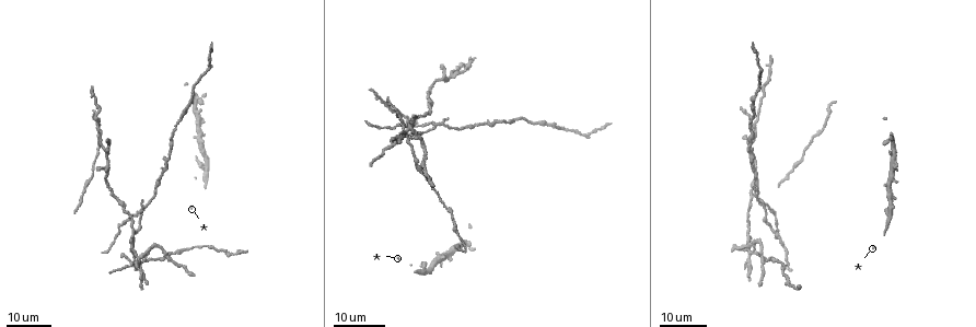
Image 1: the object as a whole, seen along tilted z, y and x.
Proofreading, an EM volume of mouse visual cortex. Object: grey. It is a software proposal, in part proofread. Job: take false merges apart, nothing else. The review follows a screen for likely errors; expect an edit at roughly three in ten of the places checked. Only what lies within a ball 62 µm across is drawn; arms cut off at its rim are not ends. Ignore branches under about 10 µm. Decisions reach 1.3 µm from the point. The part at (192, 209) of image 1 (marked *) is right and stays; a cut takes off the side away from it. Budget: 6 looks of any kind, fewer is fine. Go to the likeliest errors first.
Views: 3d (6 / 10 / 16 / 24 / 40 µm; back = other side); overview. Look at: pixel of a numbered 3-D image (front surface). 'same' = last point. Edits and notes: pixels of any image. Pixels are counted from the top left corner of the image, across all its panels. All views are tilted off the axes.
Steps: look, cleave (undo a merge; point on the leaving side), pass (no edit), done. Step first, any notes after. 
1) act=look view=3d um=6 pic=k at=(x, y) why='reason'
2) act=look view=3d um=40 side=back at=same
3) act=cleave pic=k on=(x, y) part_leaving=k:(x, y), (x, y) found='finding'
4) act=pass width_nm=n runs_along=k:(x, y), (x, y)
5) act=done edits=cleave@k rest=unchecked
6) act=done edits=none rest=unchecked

act=look view=3d um=16 pic=1 at=(407, 132) why='four-way junction'

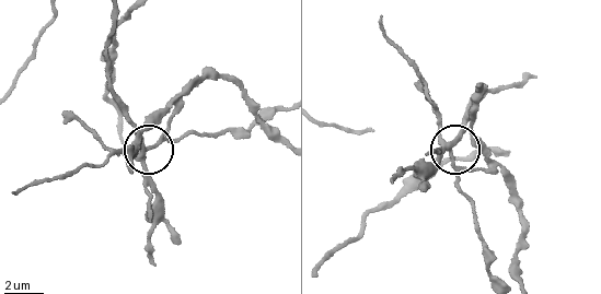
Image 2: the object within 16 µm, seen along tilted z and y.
act=look view=3d um=6 pic=2 at=(141, 151)

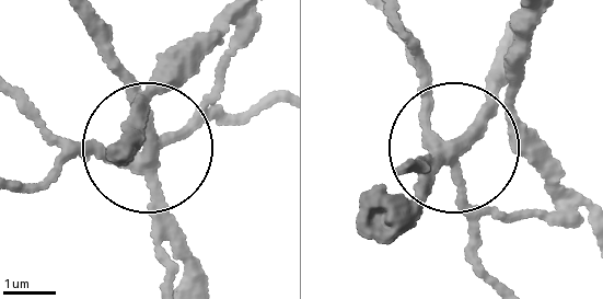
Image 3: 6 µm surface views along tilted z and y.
act=cleave pic=3 on=(89, 140) width_nm=250 found='two cells meet here'

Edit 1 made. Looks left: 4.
act=look view=3d um=16 pic=1 at=(436, 122) why='branch point'

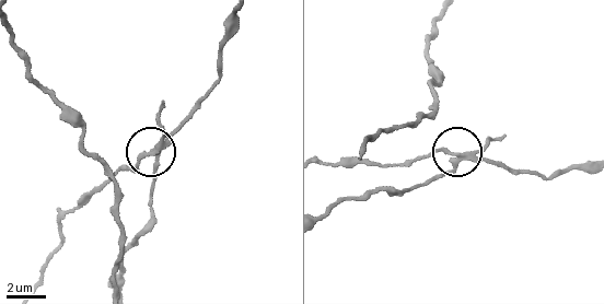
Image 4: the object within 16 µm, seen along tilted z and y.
act=look view=3d um=10 pic=4 at=(155, 148) why='zoom in'

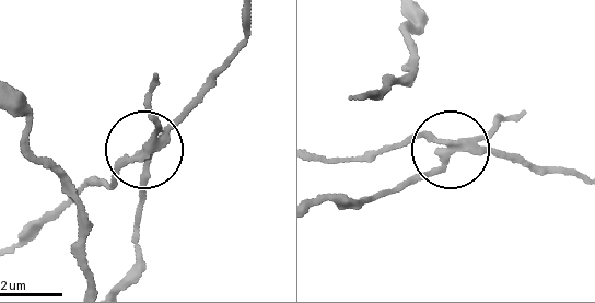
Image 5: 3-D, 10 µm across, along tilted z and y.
act=cleave pic=5 on=(154, 114) part_leaving=5:(457, 143), (413, 138), (349, 156), (318, 155) found='a second cell is stuck on'

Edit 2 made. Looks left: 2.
act=done edits=cleave@3,cleave@5 rest=unchecked

